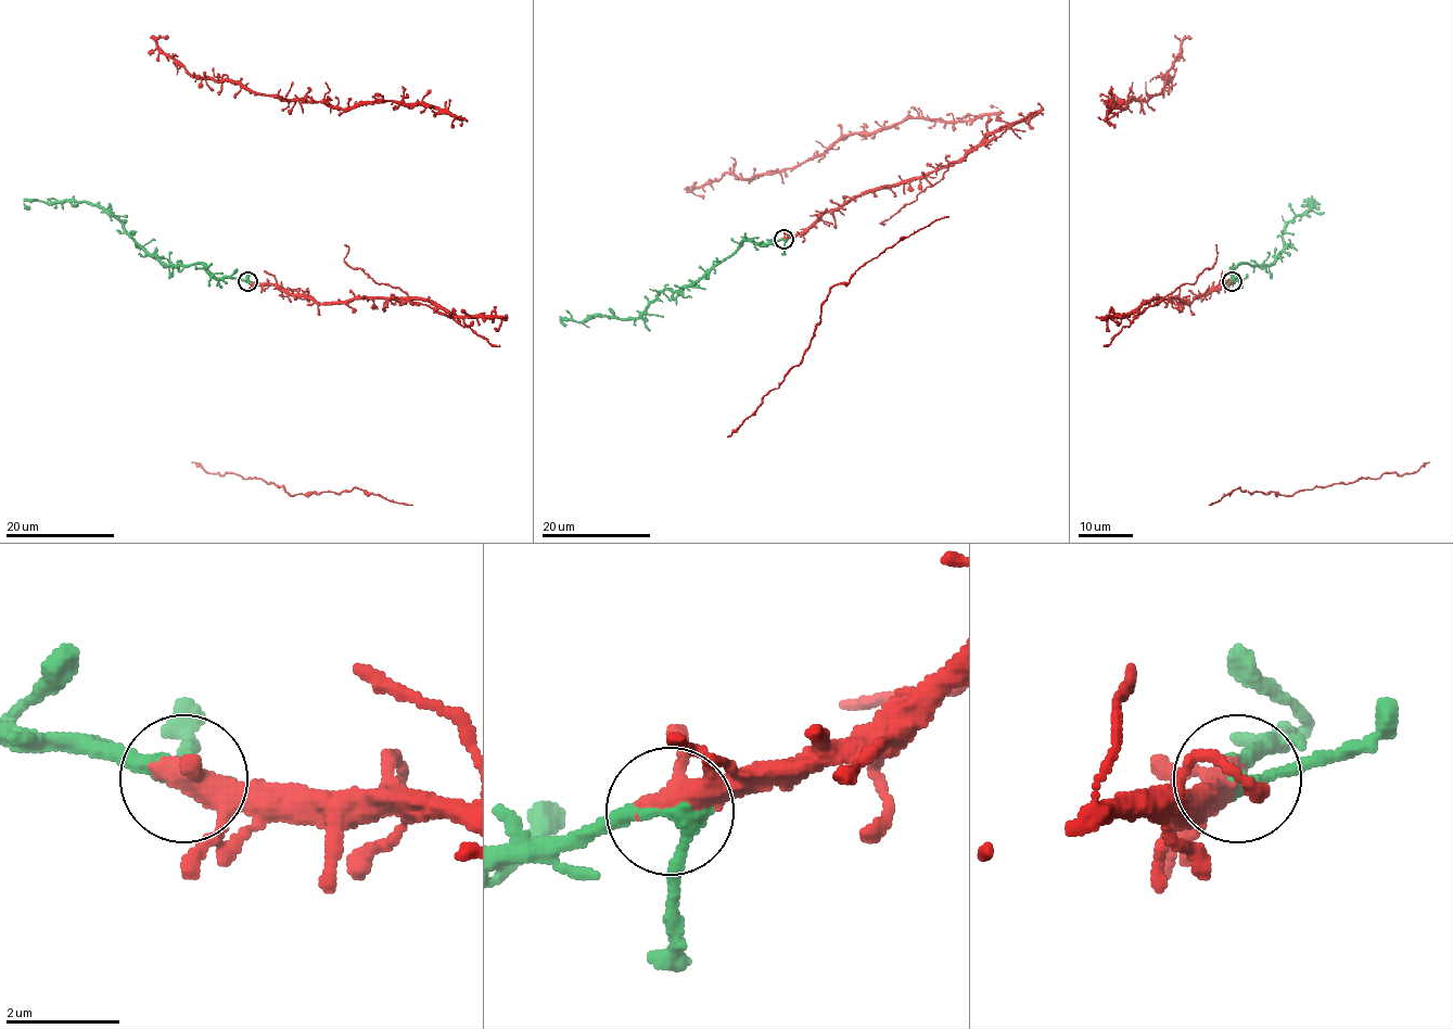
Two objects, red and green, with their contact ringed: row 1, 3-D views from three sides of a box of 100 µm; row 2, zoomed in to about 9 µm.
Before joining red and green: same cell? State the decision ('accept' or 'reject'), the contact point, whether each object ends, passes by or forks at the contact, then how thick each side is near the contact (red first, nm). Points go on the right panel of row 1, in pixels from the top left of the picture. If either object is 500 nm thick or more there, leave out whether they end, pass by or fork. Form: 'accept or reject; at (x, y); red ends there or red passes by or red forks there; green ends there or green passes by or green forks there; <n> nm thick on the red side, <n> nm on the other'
accept; at (1232, 281); red forks there; green passes by; 320 nm thick on the red side, 280 nm on the other

